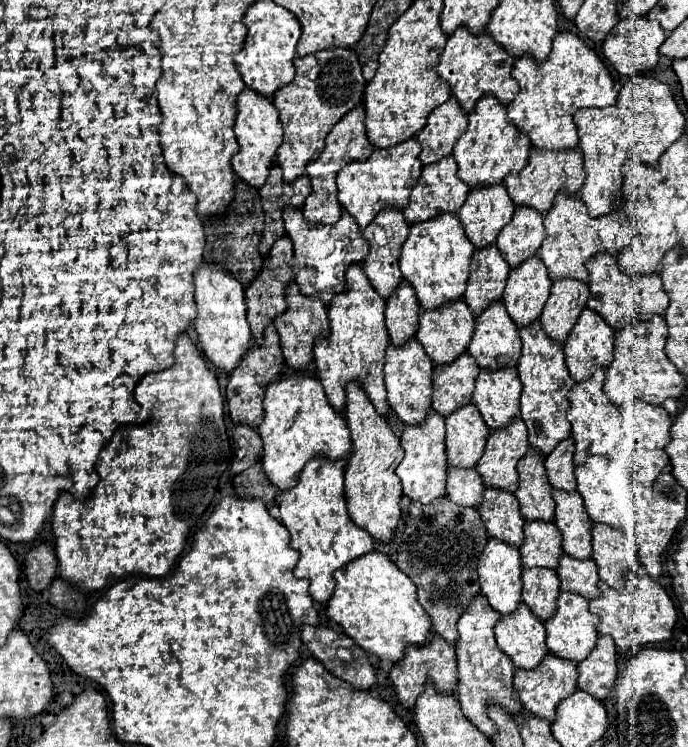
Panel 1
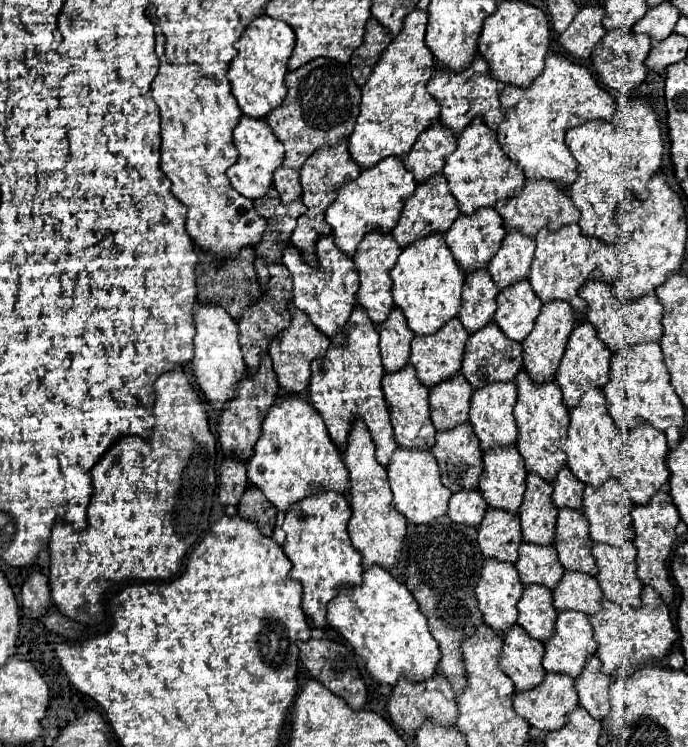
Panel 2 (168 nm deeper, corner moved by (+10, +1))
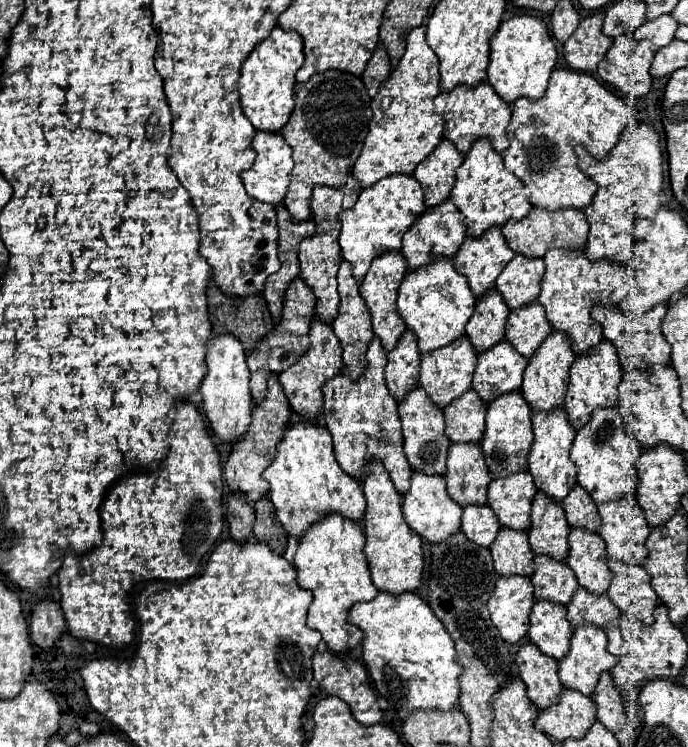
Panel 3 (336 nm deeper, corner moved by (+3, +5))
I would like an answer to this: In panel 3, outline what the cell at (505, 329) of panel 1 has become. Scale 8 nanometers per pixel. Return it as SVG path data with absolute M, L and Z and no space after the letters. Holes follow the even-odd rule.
M501 339L497 345L477 355L473 389L483 401L491 401L497 395L519 389L525 367L527 359L517 353L507 339Z

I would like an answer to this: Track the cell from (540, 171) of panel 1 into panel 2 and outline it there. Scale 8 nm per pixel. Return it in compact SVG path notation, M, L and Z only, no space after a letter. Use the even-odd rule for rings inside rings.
M526 181L520 195L506 201L498 201L496 211L504 219L506 231L516 229L526 237L534 237L542 227L546 227L548 231L558 231L562 225L572 225L580 219L580 211L574 207L572 199L566 197L566 191L562 191L552 181Z

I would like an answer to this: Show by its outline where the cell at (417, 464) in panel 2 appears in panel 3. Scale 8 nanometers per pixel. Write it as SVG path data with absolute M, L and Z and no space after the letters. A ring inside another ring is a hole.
M413 471L411 475L411 487L407 493L403 493L403 515L407 525L417 531L421 537L429 539L431 543L437 543L439 539L445 539L447 535L459 531L461 527L461 505L455 503L447 489L443 475L425 475L421 471Z

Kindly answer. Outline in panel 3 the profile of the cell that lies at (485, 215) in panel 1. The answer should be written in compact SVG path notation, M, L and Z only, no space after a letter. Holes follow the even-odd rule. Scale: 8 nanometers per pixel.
M491 227L485 235L465 235L459 251L453 257L455 269L467 277L475 297L481 297L495 285L499 271L513 259L513 251L507 245L501 227Z

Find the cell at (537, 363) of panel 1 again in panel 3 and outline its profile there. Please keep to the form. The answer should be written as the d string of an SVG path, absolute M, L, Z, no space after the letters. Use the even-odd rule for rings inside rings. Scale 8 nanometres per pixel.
M555 407L551 411L533 411L533 445L529 451L529 473L533 475L535 485L545 491L549 497L555 497L555 501L561 501L569 489L575 485L575 465L569 457L569 449L575 437L575 427L569 421L569 415L563 407Z

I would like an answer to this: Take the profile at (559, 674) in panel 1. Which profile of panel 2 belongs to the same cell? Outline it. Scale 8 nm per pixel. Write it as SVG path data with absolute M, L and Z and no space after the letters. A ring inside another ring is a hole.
M546 673L544 681L524 693L514 695L514 709L540 731L558 731L568 721L568 713L578 707L578 693L568 675Z

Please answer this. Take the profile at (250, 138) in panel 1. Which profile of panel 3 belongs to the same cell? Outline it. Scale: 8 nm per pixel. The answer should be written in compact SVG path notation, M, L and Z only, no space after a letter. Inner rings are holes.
M255 131L255 137L253 137L251 145L255 149L255 153L257 153L257 159L255 159L251 169L245 169L241 173L247 195L255 197L255 199L259 199L263 203L277 205L277 203L283 201L283 197L287 193L287 185L291 181L291 171L293 171L291 147L287 145L287 141L283 139L281 133L271 133L271 131Z

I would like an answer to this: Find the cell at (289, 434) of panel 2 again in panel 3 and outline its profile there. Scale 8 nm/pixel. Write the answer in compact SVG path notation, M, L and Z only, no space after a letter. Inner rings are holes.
M299 421L287 425L283 439L277 445L277 455L271 465L263 471L263 479L269 481L269 499L275 505L275 513L289 535L301 537L317 517L325 513L341 513L347 519L359 521L365 511L365 497L359 481L347 475L335 455L331 445L331 433L327 427L315 421Z

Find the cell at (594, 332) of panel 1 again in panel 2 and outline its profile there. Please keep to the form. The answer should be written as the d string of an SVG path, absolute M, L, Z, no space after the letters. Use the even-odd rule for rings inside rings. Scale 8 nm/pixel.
M582 323L572 331L568 345L566 345L566 353L564 353L560 367L558 367L558 373L556 373L556 383L562 391L564 405L568 405L572 409L574 405L578 405L578 401L582 399L582 395L590 387L602 389L608 383L608 379L610 379L608 377L610 375L610 369L608 369L610 355L612 353L608 351L608 347L604 347L604 343L600 343L600 337L596 335L596 329L590 323Z

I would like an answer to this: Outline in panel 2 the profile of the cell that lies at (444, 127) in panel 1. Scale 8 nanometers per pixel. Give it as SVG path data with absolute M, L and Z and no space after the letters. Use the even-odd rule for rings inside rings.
M440 121L428 127L412 147L412 151L402 159L404 167L414 175L416 183L426 183L432 175L442 173L446 157L456 151L456 139L452 131L442 127Z

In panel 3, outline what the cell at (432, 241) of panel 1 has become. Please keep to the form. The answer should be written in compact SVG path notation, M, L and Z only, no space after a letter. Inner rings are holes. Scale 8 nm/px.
M435 257L427 267L417 267L405 273L399 285L397 309L407 327L417 335L419 351L429 353L465 333L465 325L475 309L475 295L467 285L467 279L463 279L463 275L455 271L453 259Z

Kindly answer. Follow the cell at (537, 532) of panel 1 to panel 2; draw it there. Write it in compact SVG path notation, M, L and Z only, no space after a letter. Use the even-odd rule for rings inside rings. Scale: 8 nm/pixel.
M522 543L516 569L524 585L544 585L548 589L554 589L564 575L564 569L552 545L542 547L532 543Z

